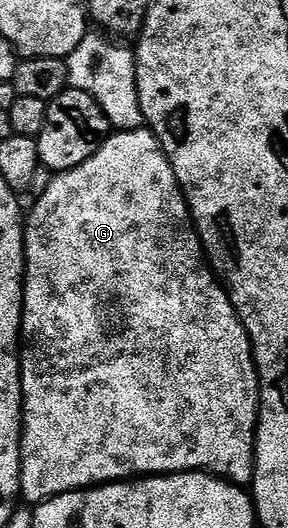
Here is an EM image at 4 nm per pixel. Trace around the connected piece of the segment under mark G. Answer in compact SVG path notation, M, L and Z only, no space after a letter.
M143 127L143 128L140 128L140 129L127 129L127 130L125 130L125 131L118 131L118 132L115 132L115 133L114 133L114 134L113 134L113 135L111 135L111 136L109 136L109 137L107 137L107 138L106 138L106 142L105 142L105 143L104 143L104 144L103 144L103 145L102 145L102 146L100 146L100 148L99 148L99 149L97 149L97 151L95 151L95 153L93 153L93 155L91 155L91 156L90 156L90 157L89 157L89 158L88 158L88 159L87 159L87 160L86 160L86 161L85 161L85 162L84 162L84 163L80 163L80 164L79 164L79 165L77 165L77 167L75 167L75 169L69 169L69 170L68 170L68 171L64 171L64 172L63 172L63 173L56 173L56 174L53 174L53 176L51 176L51 177L50 177L50 178L49 178L49 179L50 179L50 180L51 180L51 181L50 181L50 182L48 182L48 183L47 183L47 185L46 185L46 190L44 190L44 191L43 191L43 193L42 193L42 194L40 194L40 195L39 195L39 197L38 197L38 202L36 202L36 203L35 203L35 205L34 205L34 210L32 210L32 211L31 211L31 213L30 213L30 210L29 210L29 213L28 213L28 216L27 216L27 217L26 217L26 218L25 218L25 221L24 221L24 228L25 228L25 231L26 231L26 279L25 279L25 282L24 282L24 288L23 288L23 290L22 290L22 332L21 332L21 334L20 334L20 360L21 360L21 362L22 362L22 487L21 487L21 490L20 490L20 493L21 493L21 496L22 496L22 497L23 497L23 498L25 498L25 497L27 497L27 499L28 499L28 500L30 500L30 501L34 501L34 502L30 502L30 503L41 503L41 502L43 502L43 501L47 501L47 500L48 500L48 499L52 499L52 498L53 498L53 497L55 497L55 496L56 496L56 495L60 495L60 494L61 494L61 493L71 493L71 492L72 492L72 491L76 491L76 490L77 490L77 489L91 489L91 487L93 487L93 486L94 486L94 485L108 485L108 484L110 484L110 482L112 482L112 481L124 481L124 480L127 480L127 479L133 479L133 478L135 478L135 477L137 477L137 476L139 476L139 475L157 475L157 474L159 474L159 473L196 473L196 472L199 472L199 471L201 471L201 472L203 472L203 473L213 473L213 474L214 474L214 476L216 476L216 477L224 477L224 478L226 478L226 480L227 480L227 481L233 481L233 482L234 482L234 484L235 484L235 485L241 485L241 486L243 486L243 487L246 487L246 486L249 486L249 485L250 485L250 484L251 484L251 482L253 482L253 480L254 480L254 440L255 440L255 439L256 439L256 435L257 435L257 434L258 434L258 406L259 406L259 404L258 404L258 367L257 367L257 365L255 365L255 364L254 364L254 346L253 346L253 345L251 345L251 343L250 343L250 336L249 336L249 335L248 335L248 331L247 331L247 330L246 330L246 328L245 328L245 327L244 327L244 323L243 323L243 322L242 322L242 321L241 321L241 319L239 319L239 317L238 317L238 312L237 312L237 311L236 311L236 310L234 310L234 305L233 305L233 303L232 303L232 302L230 302L230 294L229 294L229 293L227 293L227 291L226 291L226 287L225 287L225 285L223 285L223 284L222 284L222 282L221 282L221 281L219 281L219 280L218 280L218 278L217 278L217 276L216 276L216 274L215 274L215 272L214 272L214 270L213 270L213 269L211 269L211 267L210 267L210 263L209 263L209 261L207 261L207 260L206 260L206 250L205 250L205 249L203 249L203 247L202 247L202 237L201 237L201 236L200 236L200 234L199 234L199 232L198 232L198 229L197 229L197 227L196 227L196 226L194 226L194 218L193 218L193 217L191 217L191 215L190 215L190 208L189 208L189 207L188 207L188 203L187 203L187 202L186 202L186 196L185 196L185 195L183 195L183 194L182 194L182 188L181 188L181 187L180 187L180 183L179 183L179 182L178 182L178 180L177 180L177 179L176 179L176 175L175 175L175 174L174 174L174 172L173 172L173 171L172 171L172 163L171 163L171 162L170 162L170 160L168 160L168 158L167 158L167 157L166 157L166 153L165 153L165 151L164 151L164 150L162 150L162 145L161 145L161 144L160 144L160 143L159 143L159 141L158 141L158 137L157 137L157 135L156 135L156 134L154 134L154 133L151 133L151 132L150 132L150 130L149 130L149 128L146 128L146 127Z

